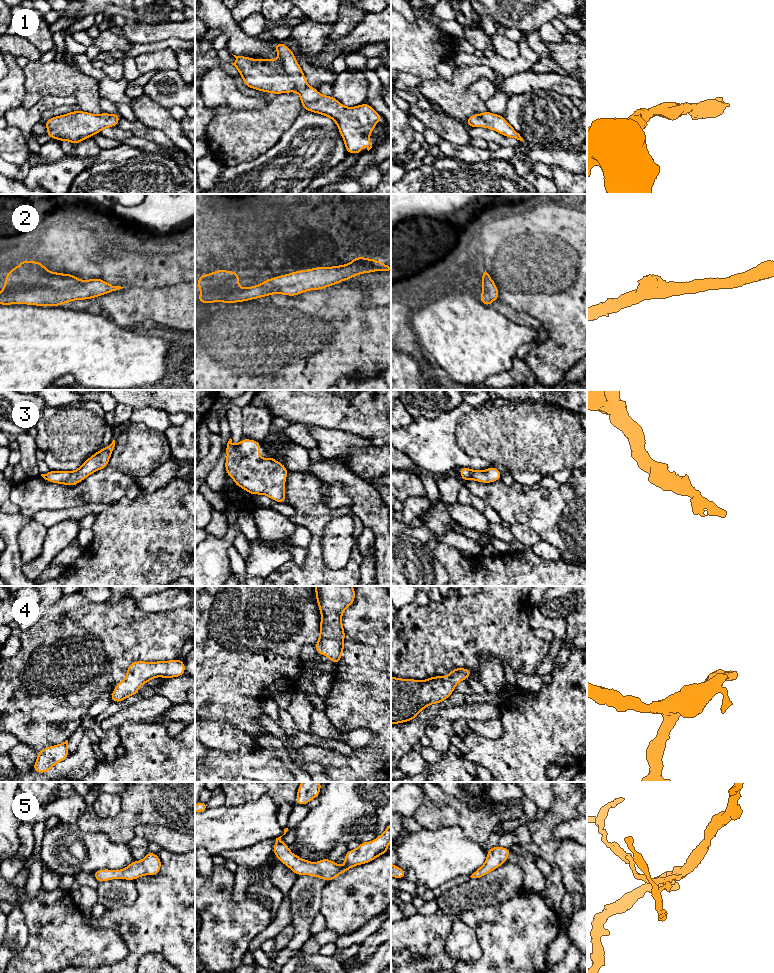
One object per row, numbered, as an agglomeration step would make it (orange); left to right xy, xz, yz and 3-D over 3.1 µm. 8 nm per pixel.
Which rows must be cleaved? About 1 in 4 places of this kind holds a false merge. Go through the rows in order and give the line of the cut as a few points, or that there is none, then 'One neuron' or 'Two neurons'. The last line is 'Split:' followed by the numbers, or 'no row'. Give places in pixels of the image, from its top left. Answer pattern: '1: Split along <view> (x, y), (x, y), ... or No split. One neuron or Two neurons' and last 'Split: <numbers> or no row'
1: No split. One neuron
2: No split. One neuron
3: No split. One neuron
4: No split. One neuron
5: No split. One neuron
Split: no row

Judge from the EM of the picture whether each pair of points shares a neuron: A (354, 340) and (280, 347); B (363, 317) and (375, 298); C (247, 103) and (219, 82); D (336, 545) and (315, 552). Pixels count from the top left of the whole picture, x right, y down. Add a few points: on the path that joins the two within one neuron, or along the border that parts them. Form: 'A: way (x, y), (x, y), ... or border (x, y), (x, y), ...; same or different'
A: way (336, 340), (331, 345), (298, 347); same
B: border (356, 287), (369, 290), (363, 308), (380, 306); different
C: way (240, 101), (226, 89); same
D: border (325, 527), (321, 540), (322, 561), (334, 570); different

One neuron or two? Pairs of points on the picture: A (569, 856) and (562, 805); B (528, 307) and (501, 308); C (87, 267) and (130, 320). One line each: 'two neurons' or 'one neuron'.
A: two neurons
B: two neurons
C: two neurons

